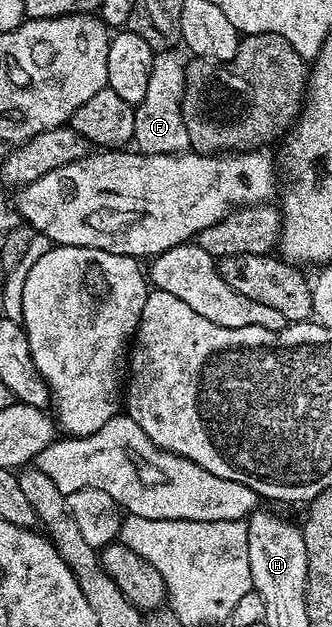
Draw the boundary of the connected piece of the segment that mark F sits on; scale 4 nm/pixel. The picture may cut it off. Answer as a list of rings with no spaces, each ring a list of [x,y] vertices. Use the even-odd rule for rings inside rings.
[[[166,49],[154,54],[147,94],[135,105],[133,143],[143,155],[175,155],[190,150],[187,125],[183,125],[181,112],[186,60],[180,59],[177,53],[176,50]]]

